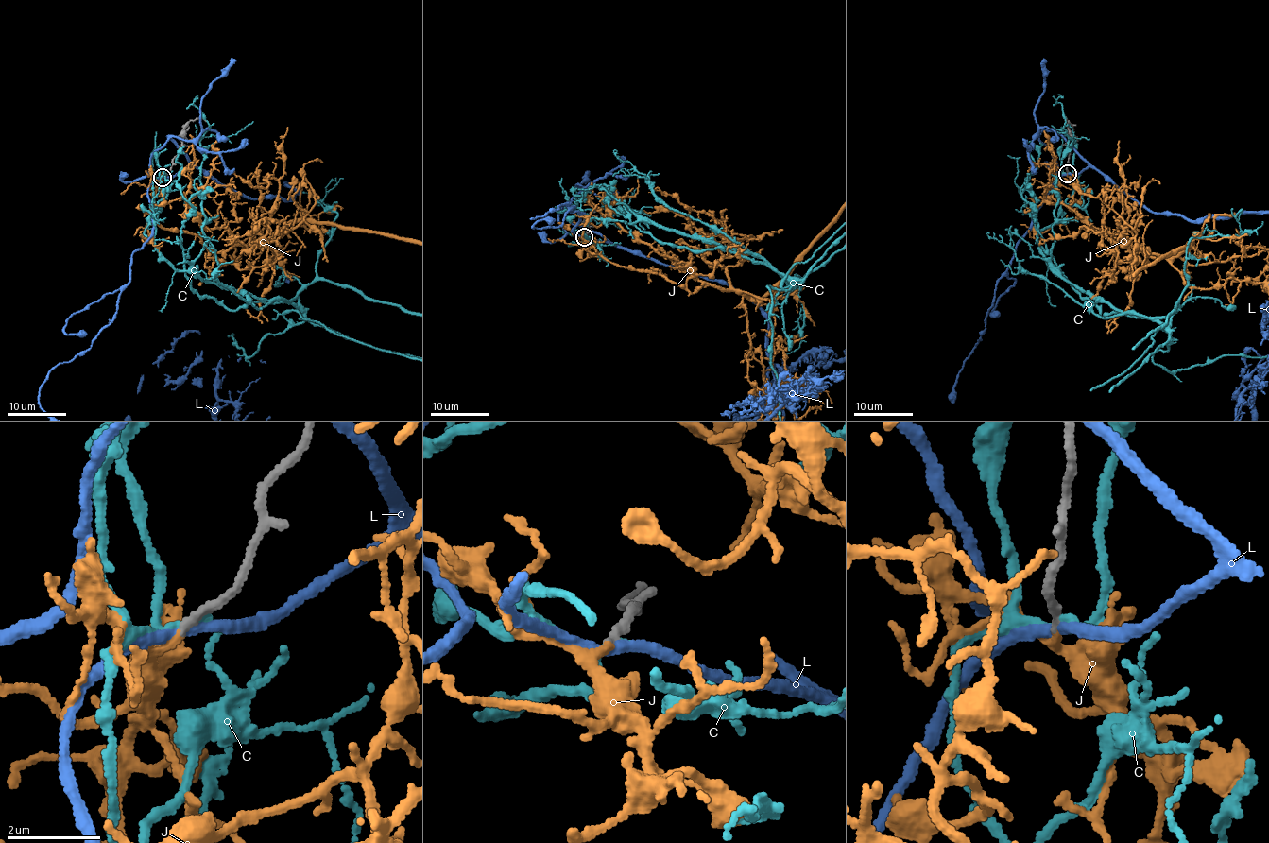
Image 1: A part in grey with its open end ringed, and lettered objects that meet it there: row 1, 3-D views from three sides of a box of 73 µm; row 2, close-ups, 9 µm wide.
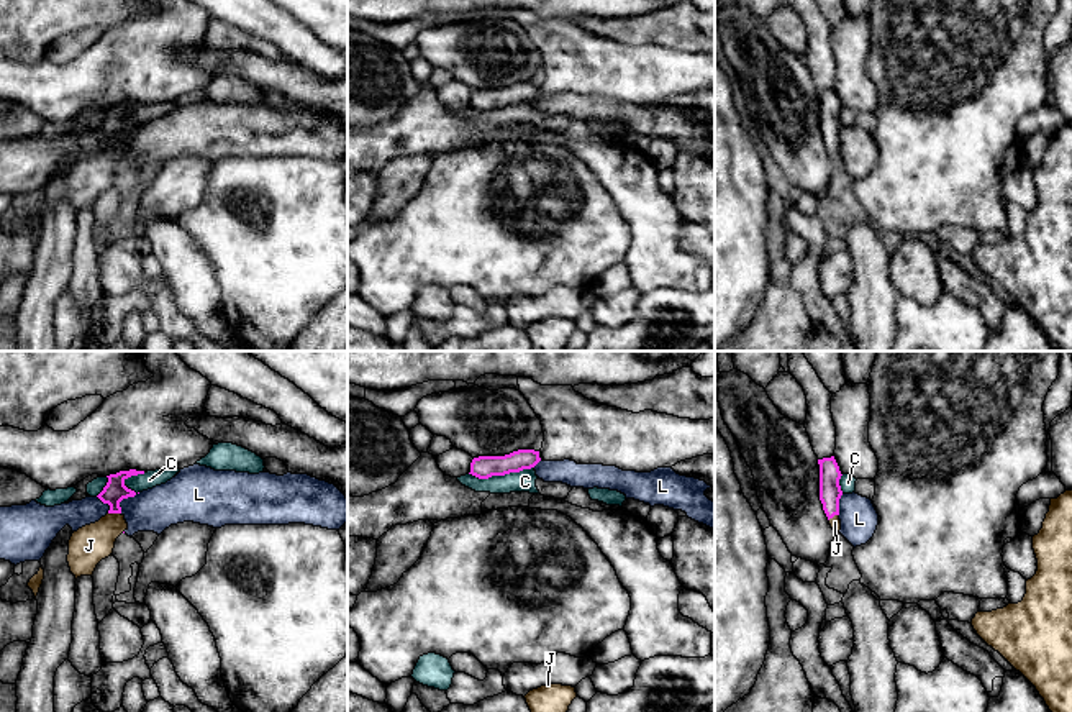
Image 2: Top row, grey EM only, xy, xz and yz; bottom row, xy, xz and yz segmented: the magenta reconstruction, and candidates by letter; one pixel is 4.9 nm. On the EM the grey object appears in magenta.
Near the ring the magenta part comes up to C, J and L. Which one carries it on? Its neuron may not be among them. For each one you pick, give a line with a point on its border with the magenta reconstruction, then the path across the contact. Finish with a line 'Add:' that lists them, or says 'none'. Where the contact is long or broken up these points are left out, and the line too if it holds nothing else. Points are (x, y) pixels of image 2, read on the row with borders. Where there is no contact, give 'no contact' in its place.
J: xy (115, 512) | across xy (115, 491), (115, 512), (113, 520), (89, 545)
Add: J

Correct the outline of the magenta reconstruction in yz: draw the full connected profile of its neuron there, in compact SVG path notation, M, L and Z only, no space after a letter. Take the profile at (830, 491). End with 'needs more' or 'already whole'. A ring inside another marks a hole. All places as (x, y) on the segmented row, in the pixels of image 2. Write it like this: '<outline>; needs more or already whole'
M834 456L818 459L818 464L820 464L820 500L823 504L823 510L829 520L831 528L836 533L839 533L841 530L839 499L843 495L839 479L843 474Z; needs more

